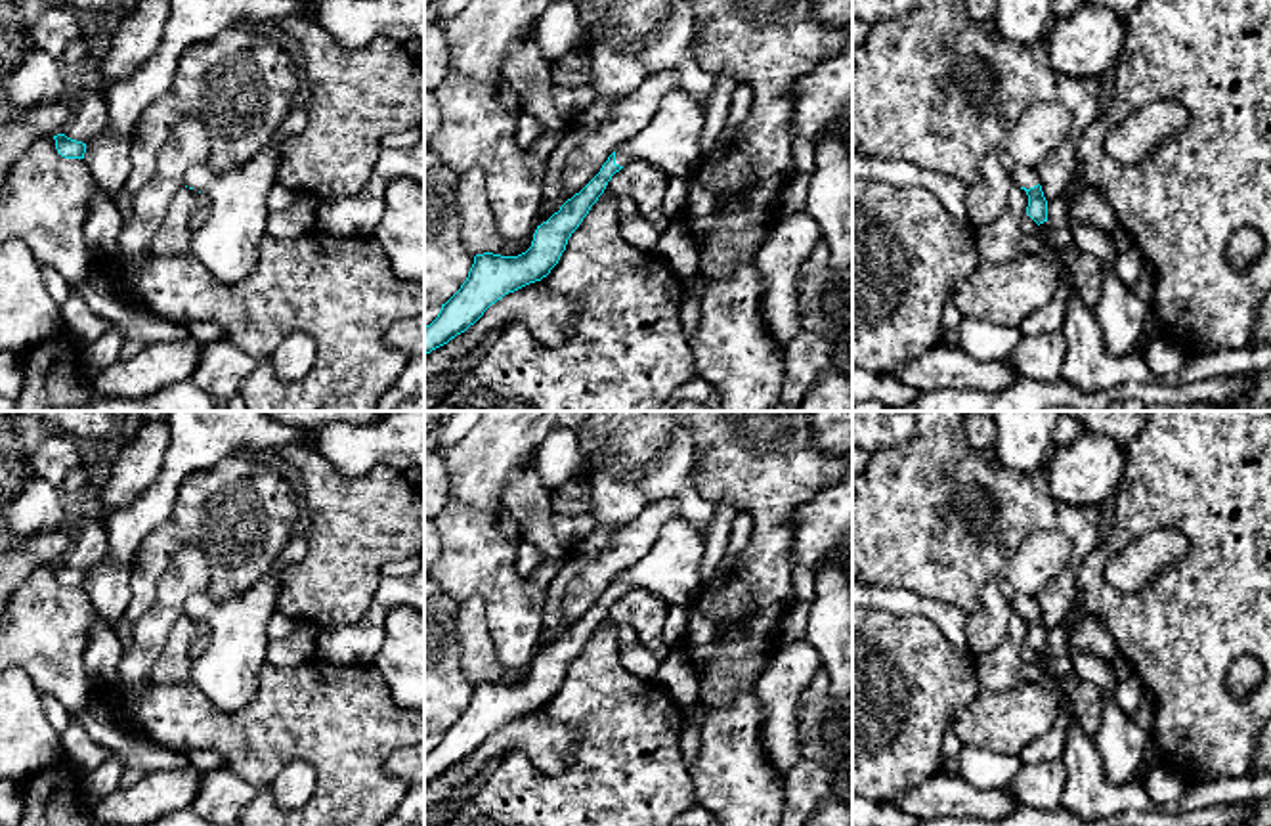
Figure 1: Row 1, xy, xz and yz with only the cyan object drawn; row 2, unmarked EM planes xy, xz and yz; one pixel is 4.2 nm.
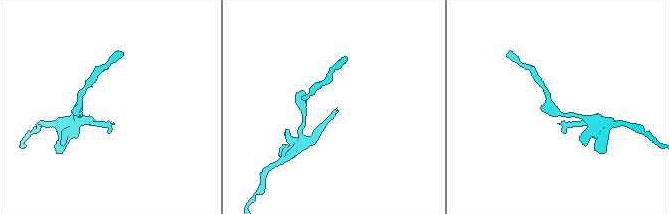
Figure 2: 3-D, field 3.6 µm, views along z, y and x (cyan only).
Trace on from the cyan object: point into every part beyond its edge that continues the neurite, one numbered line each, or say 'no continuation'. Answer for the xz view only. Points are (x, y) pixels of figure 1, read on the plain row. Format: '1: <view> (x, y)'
1: xz (673, 568)

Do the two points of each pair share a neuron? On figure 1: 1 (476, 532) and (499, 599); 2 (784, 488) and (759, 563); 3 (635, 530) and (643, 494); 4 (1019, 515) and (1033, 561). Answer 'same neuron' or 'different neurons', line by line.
1: same neuron
2: same neuron
3: different neurons
4: different neurons

